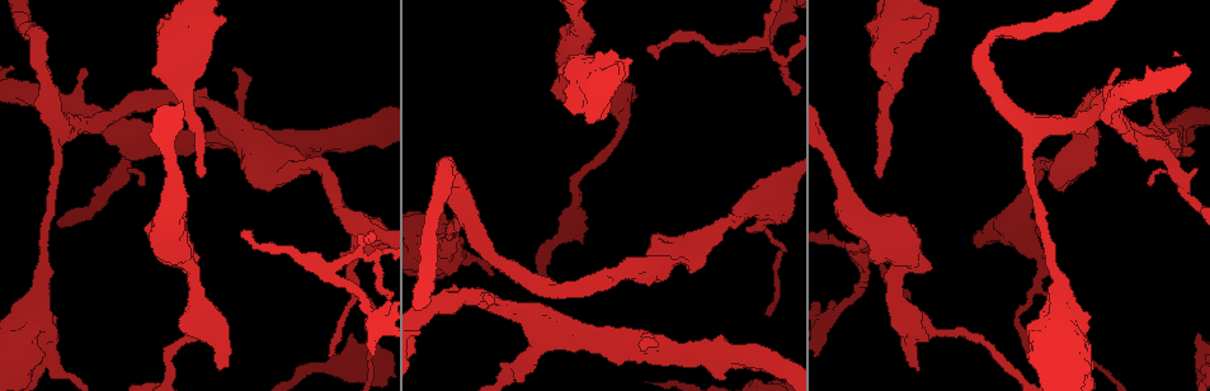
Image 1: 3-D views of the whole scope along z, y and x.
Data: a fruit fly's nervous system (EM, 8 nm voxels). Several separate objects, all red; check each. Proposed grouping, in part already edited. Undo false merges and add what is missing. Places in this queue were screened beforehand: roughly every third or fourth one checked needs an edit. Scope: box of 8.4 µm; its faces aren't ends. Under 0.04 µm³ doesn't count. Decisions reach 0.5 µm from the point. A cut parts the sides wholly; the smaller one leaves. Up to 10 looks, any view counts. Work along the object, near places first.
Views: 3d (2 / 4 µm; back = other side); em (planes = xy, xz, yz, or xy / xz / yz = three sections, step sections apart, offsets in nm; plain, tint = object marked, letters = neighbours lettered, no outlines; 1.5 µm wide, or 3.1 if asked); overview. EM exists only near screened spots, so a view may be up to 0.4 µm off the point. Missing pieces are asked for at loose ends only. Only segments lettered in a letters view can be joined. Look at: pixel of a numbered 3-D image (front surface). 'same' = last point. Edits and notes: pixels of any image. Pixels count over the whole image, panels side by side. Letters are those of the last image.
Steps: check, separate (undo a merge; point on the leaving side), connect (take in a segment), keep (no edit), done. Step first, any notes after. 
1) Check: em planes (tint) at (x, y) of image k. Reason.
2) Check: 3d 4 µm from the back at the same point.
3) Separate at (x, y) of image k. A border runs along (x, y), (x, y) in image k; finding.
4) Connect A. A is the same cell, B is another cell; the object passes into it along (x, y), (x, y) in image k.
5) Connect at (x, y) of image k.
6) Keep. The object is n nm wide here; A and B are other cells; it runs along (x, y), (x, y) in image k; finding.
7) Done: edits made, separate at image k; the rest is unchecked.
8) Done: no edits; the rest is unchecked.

Check: em planes (letters) at (202, 175) of image 1.

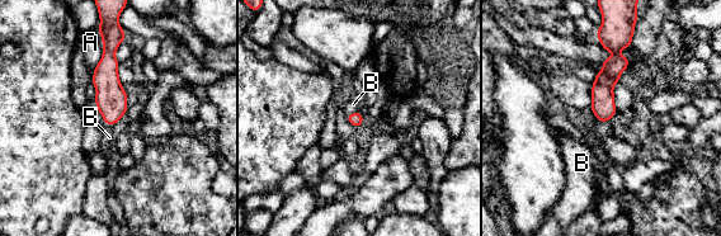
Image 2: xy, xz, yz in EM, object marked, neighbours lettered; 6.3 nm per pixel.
Connect at (353, 104) of image 2. The longest contact is with A, 240 nm; B is the same cell, A is another cell; it goes on there.

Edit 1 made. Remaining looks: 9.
Check: em xy step 4 (letters) at (918, 369) of image 1. Free end.

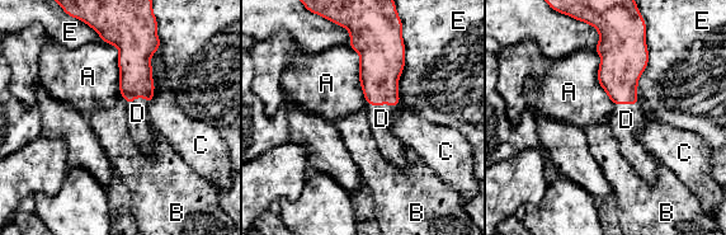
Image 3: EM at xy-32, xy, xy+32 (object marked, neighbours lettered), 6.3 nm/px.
Connect at (381, 118) of image 3. D is the same cell, A, B, C and E are other cells; the object passes into it along (381, 64), (382, 103), (381, 118) in image 3; it goes on there.

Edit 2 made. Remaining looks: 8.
Check: overview.

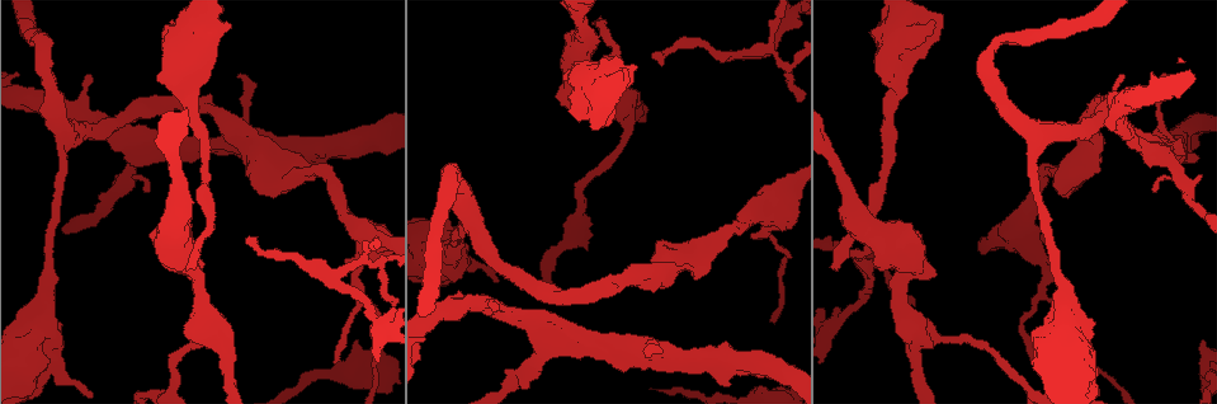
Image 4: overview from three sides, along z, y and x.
Check: 3d 2 µm at (595, 21) of image 4. An open end.

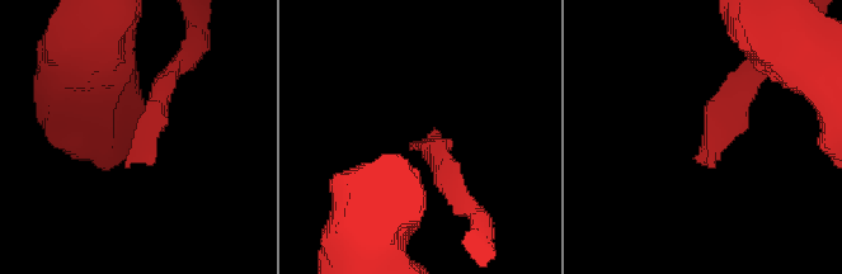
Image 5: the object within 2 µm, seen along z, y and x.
Check: em xz step 4 (letters) at (711, 163) of image 5.

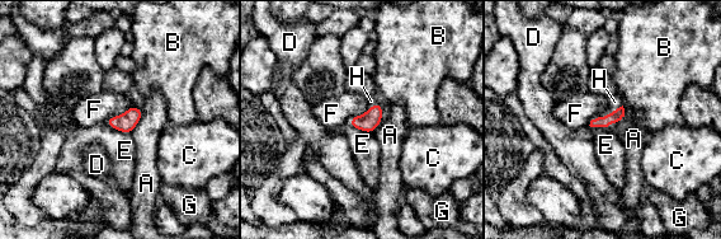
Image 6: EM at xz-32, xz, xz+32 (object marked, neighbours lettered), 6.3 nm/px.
Connect at (615, 102) of image 6. H is the same cell, A, B, C, D, E, F and G are other cells; the object passes into it along (616, 116), (617, 108), (615, 102) in image 6; it goes on there.

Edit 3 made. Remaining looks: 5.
Check: overview. Redraw.

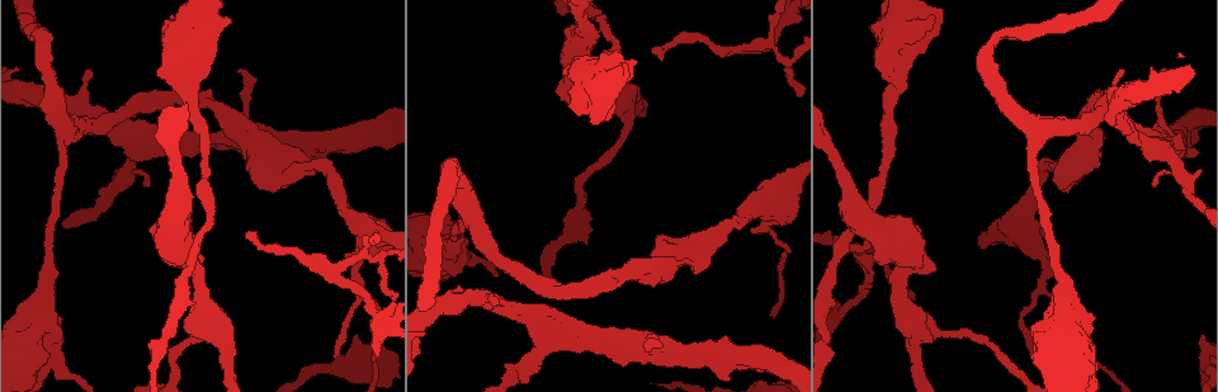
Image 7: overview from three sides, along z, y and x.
Check: em planes (letters) at (229, 20) of image 7. Stops while still wide.

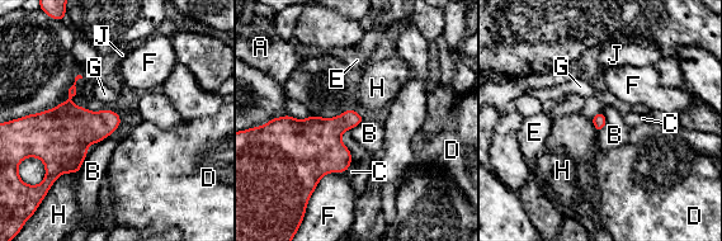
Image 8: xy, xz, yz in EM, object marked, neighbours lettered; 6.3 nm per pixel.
Keep. The longest contact is with F, 280 nm; A, B, C, D, E, F, G, H and J are other cells; no lettered segment goes on from it.

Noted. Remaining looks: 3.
Done: edits made, connect at image 2, connect at image 3, connect at image 6; the rest is unchecked.

